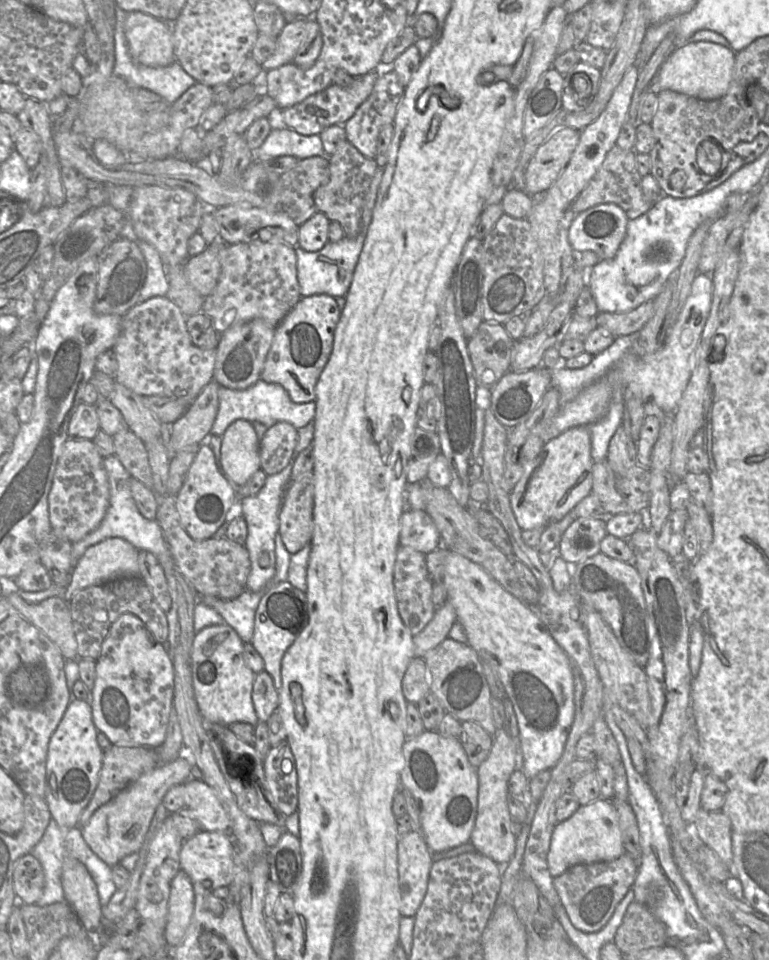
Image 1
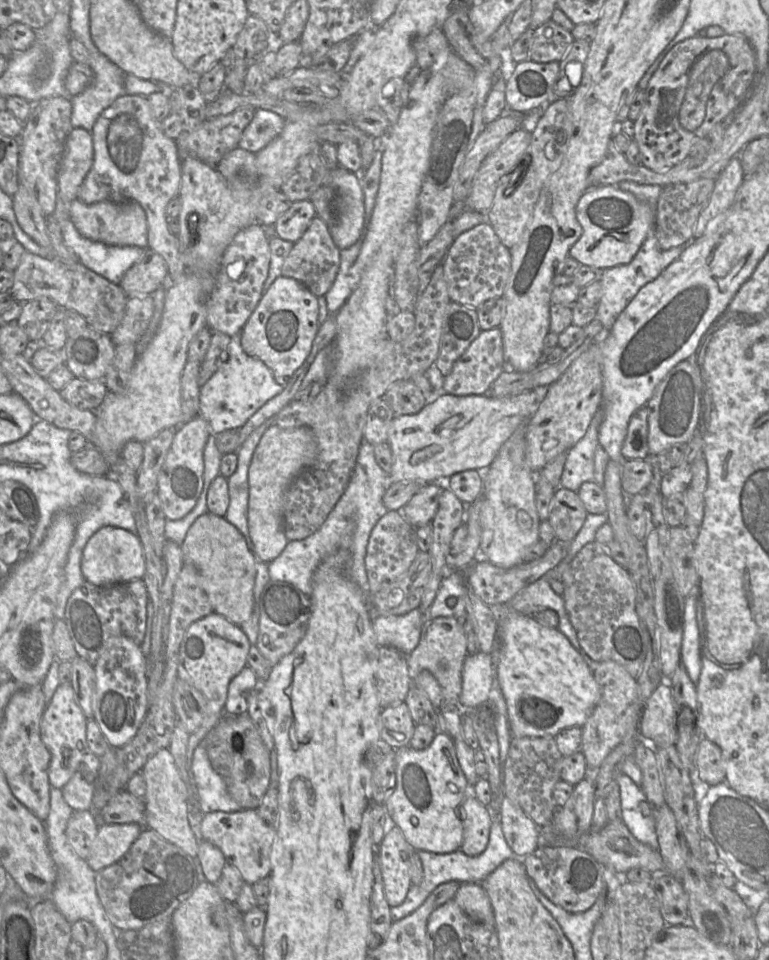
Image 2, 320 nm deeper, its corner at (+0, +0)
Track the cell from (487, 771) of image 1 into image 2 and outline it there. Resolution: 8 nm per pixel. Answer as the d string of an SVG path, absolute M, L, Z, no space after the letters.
M467 784L468 795L463 802L463 840L460 847L466 855L477 856L487 847L493 814L472 794L473 787Z

